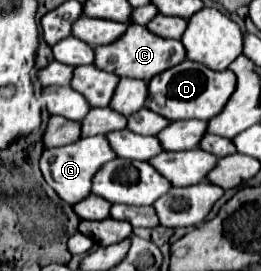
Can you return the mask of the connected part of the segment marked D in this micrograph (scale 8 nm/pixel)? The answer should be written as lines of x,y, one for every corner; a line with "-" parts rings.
184,60
178,66
164,70
160,74
156,74
150,82
148,82
148,90
150,96
154,96
156,92
164,92
166,94
166,104
158,106
158,104
148,104
148,108
168,120
186,120
186,118
198,118
198,120
210,120
216,114
220,114
222,106
226,106
230,94
234,92
236,86
236,78
232,70
222,70
222,72
214,72
210,68
206,68
204,64
192,62
192,60

